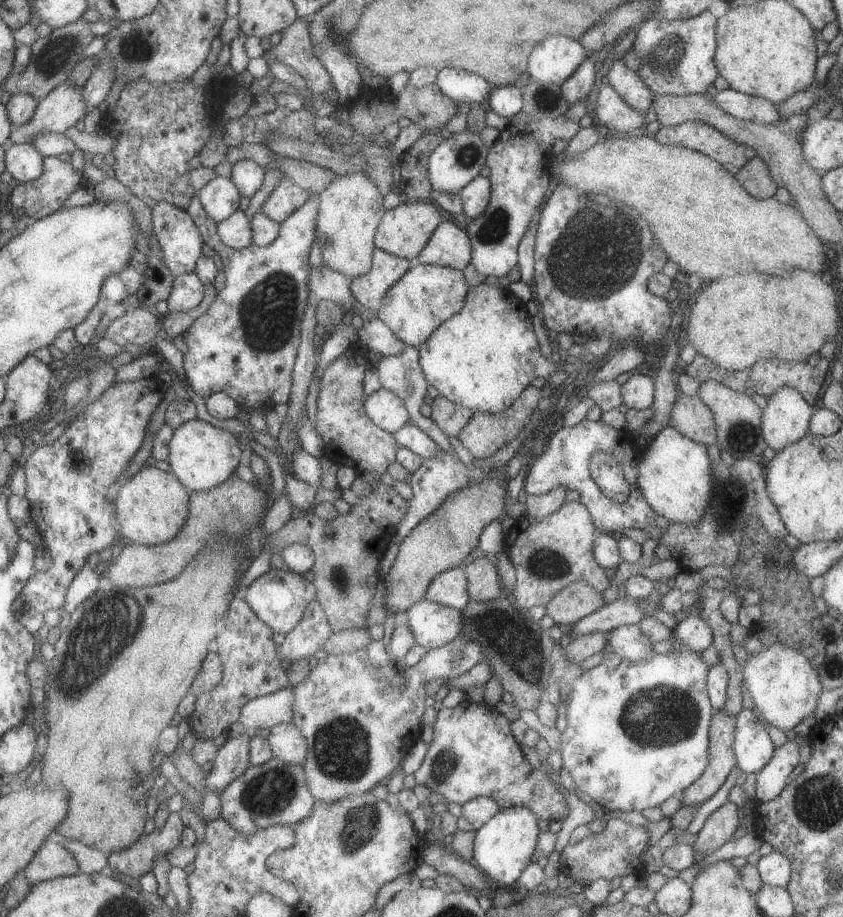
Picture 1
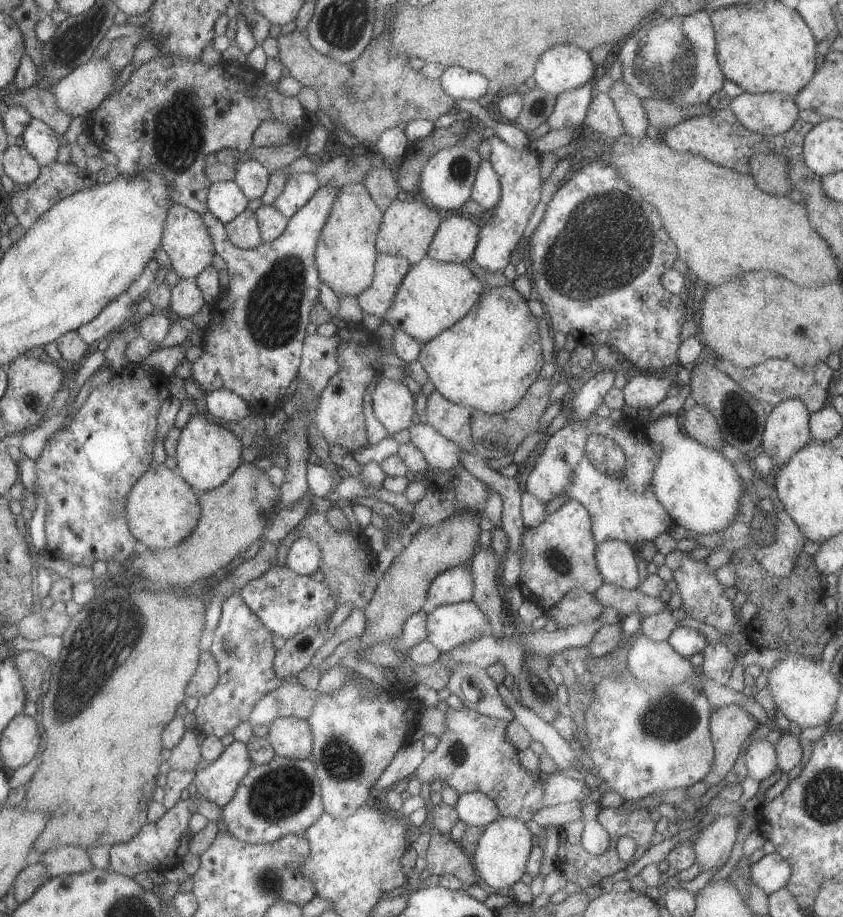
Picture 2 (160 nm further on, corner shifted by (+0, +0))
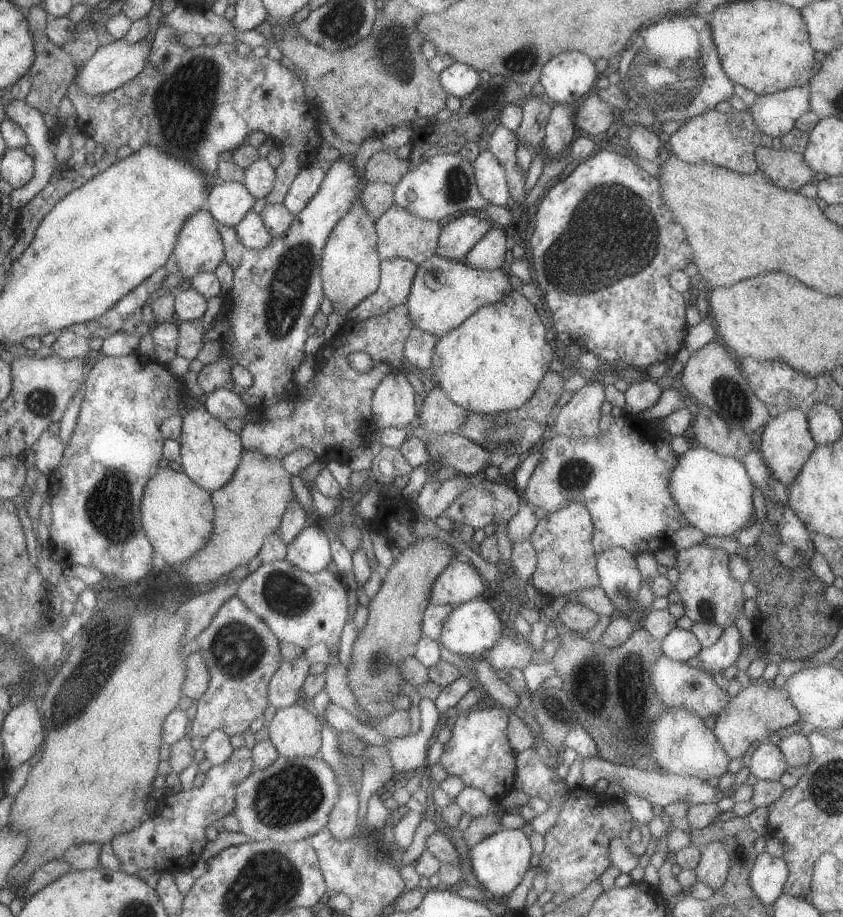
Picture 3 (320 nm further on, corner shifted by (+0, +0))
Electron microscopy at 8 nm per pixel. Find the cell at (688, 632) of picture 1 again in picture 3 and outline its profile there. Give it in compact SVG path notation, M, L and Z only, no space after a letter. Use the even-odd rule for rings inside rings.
M678 629L670 630L660 641L662 654L668 659L684 662L700 651L699 641L691 631Z

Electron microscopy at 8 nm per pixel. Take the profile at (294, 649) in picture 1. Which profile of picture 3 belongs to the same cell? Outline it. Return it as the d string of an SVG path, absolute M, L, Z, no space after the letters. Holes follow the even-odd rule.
M301 655L293 660L282 660L268 684L268 706L275 710L298 704L302 684L308 675L310 663Z

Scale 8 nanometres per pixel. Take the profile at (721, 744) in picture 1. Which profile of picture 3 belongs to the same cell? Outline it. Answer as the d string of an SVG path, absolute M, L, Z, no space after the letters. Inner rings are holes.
M751 682L742 688L734 697L730 697L724 711L714 720L715 738L731 759L743 756L745 750L754 742L767 740L771 733L779 728L787 728L800 720L797 709L790 701L785 688Z

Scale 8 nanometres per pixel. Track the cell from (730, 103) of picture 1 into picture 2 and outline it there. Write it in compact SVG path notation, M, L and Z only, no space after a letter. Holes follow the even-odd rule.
M743 91L731 98L729 108L745 128L770 139L783 135L797 120L799 108L793 96L778 92Z

